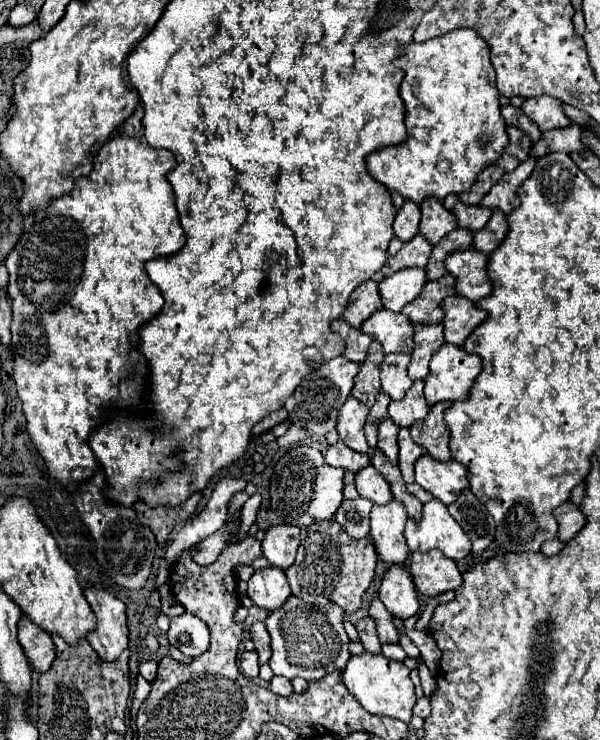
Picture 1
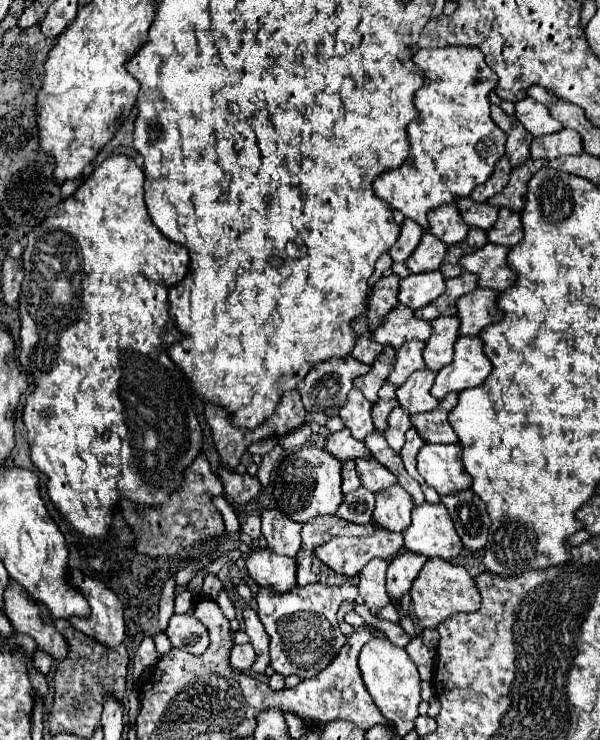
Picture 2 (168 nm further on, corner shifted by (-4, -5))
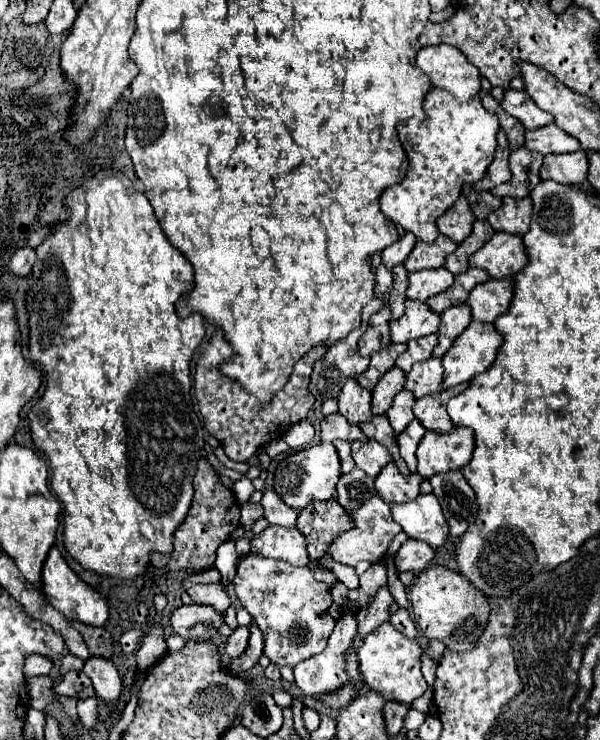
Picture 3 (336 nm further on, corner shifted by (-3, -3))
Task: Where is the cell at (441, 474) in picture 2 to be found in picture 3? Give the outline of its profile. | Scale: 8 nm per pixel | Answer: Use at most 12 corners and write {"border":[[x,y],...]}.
{"border":[[426,431],[418,473],[462,469],[474,451],[474,431]]}

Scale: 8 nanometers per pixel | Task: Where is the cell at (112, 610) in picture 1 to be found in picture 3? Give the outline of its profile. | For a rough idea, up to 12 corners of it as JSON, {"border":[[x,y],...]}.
{"border":[[58,547],[42,567],[42,591],[70,621],[102,627],[108,603],[80,581]]}

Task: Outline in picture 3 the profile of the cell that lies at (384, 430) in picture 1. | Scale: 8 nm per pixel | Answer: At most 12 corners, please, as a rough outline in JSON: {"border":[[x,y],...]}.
{"border":[[402,389],[386,415],[396,435],[414,419],[414,395]]}

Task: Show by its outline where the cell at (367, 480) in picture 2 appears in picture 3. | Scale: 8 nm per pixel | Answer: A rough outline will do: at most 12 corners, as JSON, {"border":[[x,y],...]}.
{"border":[[372,439],[352,443],[356,467],[376,477],[392,459],[386,447]]}

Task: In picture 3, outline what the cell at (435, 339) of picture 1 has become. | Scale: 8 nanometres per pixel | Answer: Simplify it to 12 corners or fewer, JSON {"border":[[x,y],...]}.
{"border":[[470,305],[450,307],[440,317],[438,345],[442,357],[468,327]]}

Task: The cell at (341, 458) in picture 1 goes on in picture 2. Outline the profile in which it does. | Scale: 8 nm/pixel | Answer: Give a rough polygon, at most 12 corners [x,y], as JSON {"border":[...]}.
{"border":[[347,429],[331,433],[325,449],[339,461],[369,459],[365,443]]}

